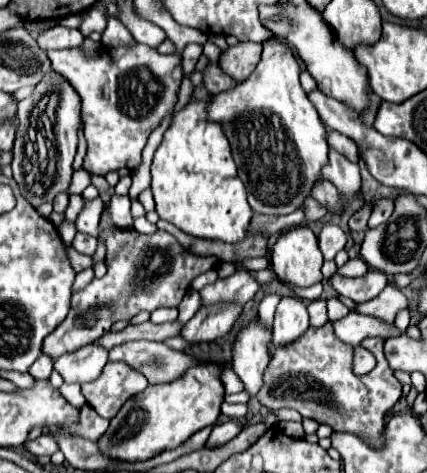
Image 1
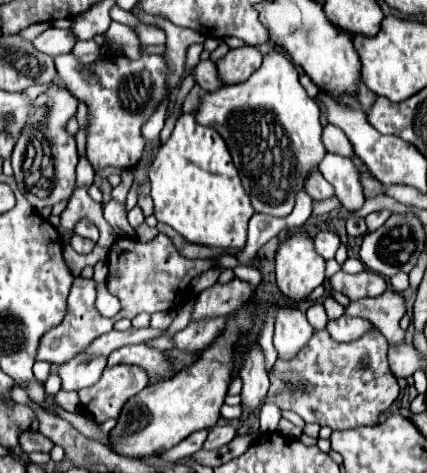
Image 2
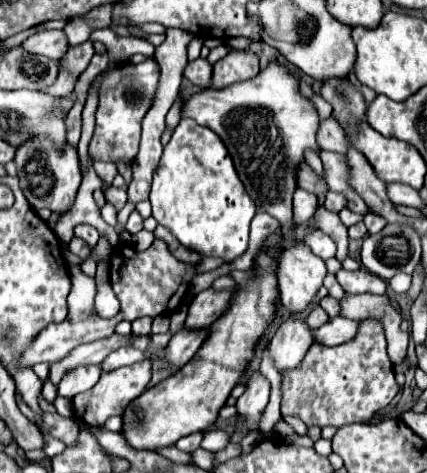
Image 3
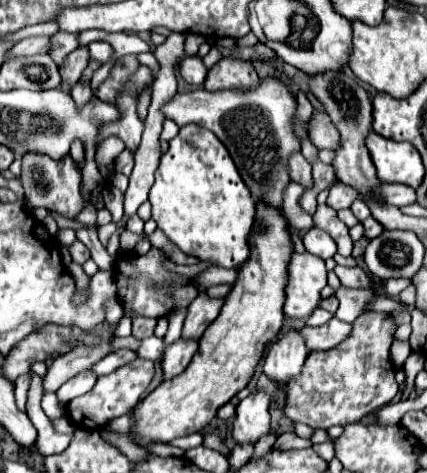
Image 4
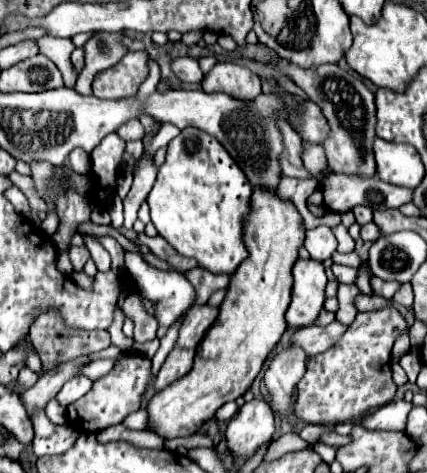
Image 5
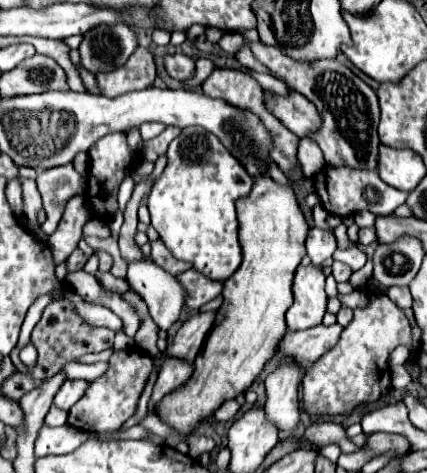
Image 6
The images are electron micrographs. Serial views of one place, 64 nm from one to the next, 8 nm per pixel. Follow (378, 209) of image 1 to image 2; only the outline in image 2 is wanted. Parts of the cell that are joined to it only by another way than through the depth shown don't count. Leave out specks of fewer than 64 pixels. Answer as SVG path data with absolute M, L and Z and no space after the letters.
M380 210L380 212L372 212L372 214L368 214L366 216L366 226L368 226L368 230L378 230L388 218L390 218L390 210Z

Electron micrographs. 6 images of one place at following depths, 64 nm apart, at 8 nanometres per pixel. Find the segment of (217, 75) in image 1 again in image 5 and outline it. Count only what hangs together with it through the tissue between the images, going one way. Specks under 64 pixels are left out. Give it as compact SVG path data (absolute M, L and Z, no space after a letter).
M182 56L182 58L172 60L172 70L174 70L174 74L176 74L182 82L200 84L202 78L204 78L198 60L196 60L196 58L190 58L190 56Z

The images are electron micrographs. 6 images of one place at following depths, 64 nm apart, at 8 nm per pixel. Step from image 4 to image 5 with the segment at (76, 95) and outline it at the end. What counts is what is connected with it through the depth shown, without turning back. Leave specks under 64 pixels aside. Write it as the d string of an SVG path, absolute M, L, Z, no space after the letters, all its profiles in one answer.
M96 32L84 46L84 52L86 52L86 66L84 70L80 72L78 80L76 80L76 86L74 90L78 94L84 94L84 96L90 96L92 94L92 78L102 72L102 70L108 70L112 68L114 64L120 62L120 58L128 52L124 46L122 46L122 32L118 34L110 34L110 32Z

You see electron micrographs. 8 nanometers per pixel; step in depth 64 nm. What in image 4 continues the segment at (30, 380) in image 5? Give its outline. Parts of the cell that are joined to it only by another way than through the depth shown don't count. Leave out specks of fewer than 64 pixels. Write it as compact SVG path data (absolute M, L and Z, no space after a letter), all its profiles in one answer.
M24 374L17 378L14 382L15 398L18 408L22 411L26 410L27 394L30 385L30 374Z

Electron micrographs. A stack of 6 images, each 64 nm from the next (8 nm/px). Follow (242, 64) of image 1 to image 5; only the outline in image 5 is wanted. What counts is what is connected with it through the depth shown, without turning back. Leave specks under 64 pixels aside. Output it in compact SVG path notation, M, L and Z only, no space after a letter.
M218 62L202 80L204 92L228 92L230 96L252 100L256 98L260 88L260 78L246 66L238 66L232 62Z

